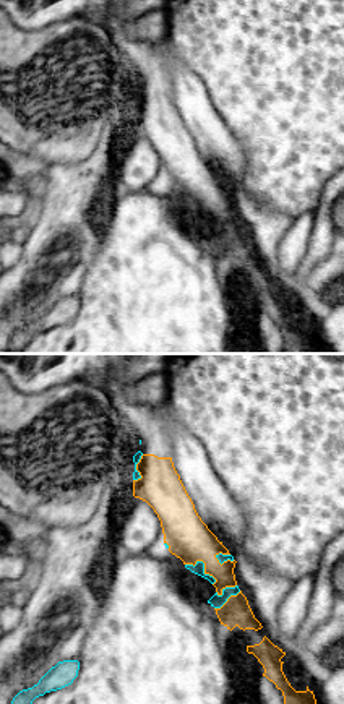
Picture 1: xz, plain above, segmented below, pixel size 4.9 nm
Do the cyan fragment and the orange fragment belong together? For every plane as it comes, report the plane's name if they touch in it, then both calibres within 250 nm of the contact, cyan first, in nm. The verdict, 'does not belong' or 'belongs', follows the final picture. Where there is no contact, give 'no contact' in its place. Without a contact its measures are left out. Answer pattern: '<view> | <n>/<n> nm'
xz | 60/220 nm

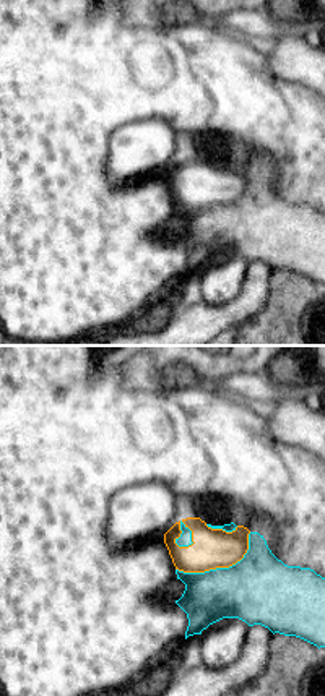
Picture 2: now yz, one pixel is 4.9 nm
yz | 360/200 nm

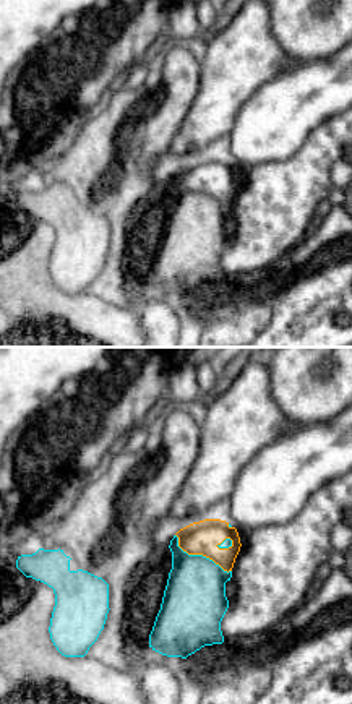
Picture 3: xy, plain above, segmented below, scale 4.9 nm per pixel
xy | 320/160 nm

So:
does not belong

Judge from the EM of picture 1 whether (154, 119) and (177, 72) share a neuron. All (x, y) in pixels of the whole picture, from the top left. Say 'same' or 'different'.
different

